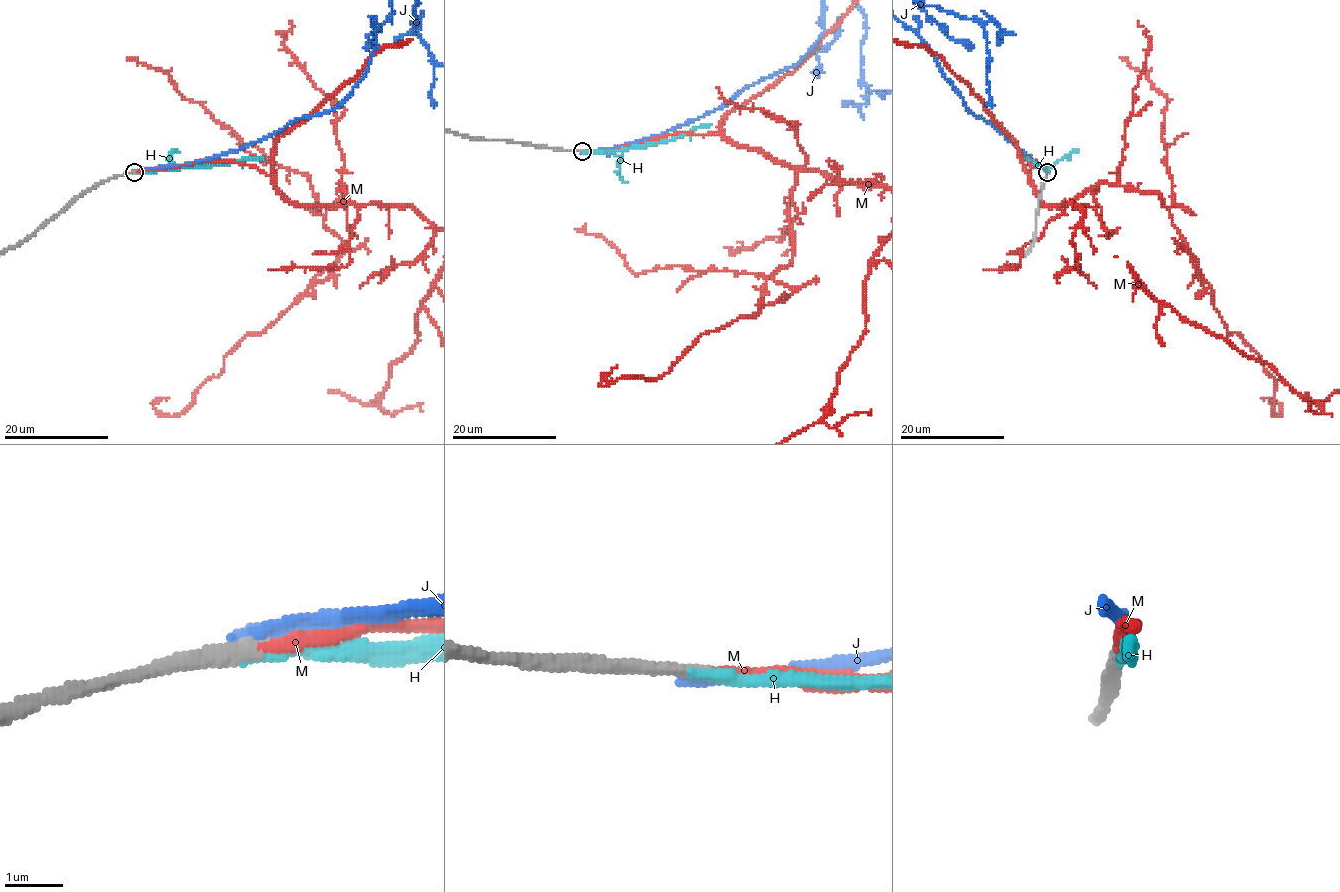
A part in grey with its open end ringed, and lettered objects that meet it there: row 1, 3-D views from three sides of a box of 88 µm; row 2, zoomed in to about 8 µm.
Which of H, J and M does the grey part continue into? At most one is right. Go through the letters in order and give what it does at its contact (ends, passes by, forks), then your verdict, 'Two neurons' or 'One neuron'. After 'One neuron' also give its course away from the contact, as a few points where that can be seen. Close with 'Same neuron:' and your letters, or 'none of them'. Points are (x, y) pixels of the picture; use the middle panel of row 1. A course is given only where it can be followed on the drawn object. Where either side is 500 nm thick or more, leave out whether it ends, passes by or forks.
H: It ends there. Two neurons
J: It ends there. Two neurons
M: It ends there. One neuron
Same neuron: M

